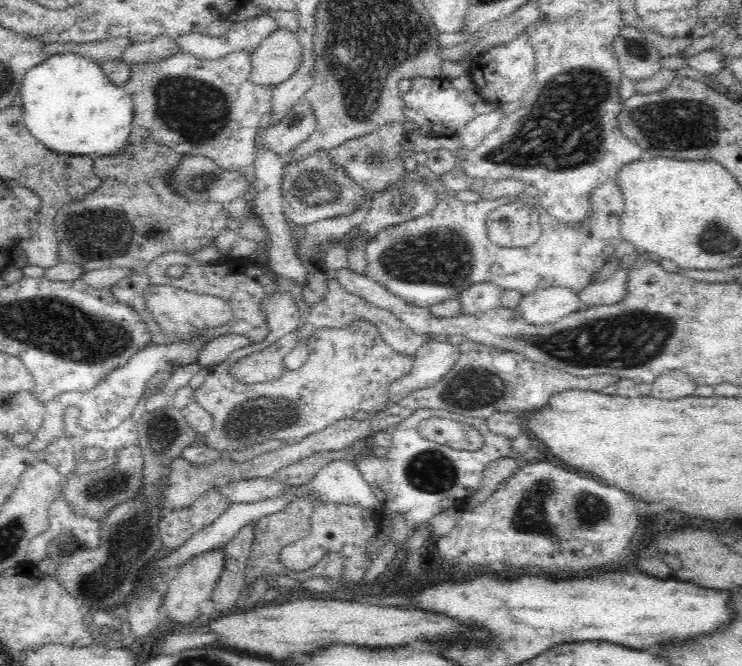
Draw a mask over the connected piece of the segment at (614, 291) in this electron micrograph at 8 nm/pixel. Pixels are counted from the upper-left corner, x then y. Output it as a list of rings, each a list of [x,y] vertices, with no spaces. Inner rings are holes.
[[[618,268],[605,281],[594,281],[577,292],[585,307],[616,304],[626,294],[627,270]]]

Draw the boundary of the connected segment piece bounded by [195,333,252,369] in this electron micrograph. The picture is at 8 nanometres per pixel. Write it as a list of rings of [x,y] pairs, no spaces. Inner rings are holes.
[[[215,334],[215,337],[201,350],[195,363],[200,364],[205,369],[209,369],[214,365],[220,364],[223,360],[227,360],[234,350],[251,343],[248,337],[239,334]]]

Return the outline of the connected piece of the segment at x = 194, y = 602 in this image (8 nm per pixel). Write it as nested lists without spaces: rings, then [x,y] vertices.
[[[223,546],[202,552],[190,560],[186,560],[176,568],[176,574],[169,580],[168,584],[164,587],[163,592],[163,606],[165,622],[171,620],[174,624],[188,624],[196,620],[199,615],[199,606],[211,598],[212,591],[216,586],[218,577],[223,571],[225,565],[225,554],[223,553]]]

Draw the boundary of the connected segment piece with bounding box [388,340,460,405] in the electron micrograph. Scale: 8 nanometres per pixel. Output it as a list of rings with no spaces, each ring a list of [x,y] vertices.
[[[432,340],[422,344],[413,356],[410,374],[389,387],[390,405],[399,402],[412,391],[435,386],[456,364],[459,356],[459,345],[451,344],[448,340]]]

